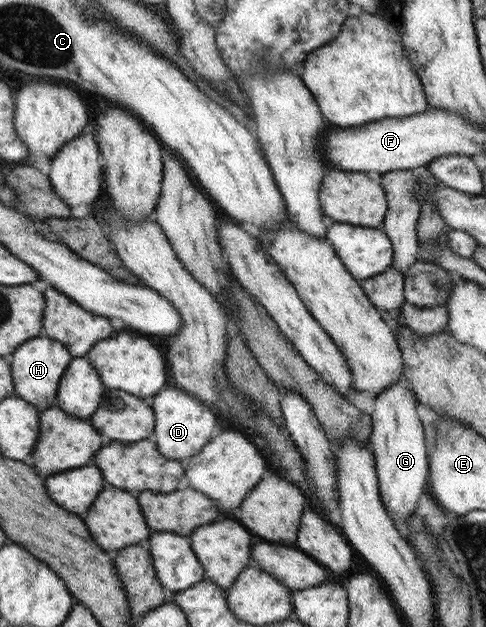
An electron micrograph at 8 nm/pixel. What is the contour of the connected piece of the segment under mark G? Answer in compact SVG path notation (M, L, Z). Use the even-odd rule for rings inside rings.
M400 384L391 385L387 391L376 396L371 414L373 431L367 448L374 454L377 476L380 478L381 500L389 510L390 517L399 527L404 527L416 511L418 499L426 487L428 459L426 459L426 439L424 427L416 415L416 403Z

